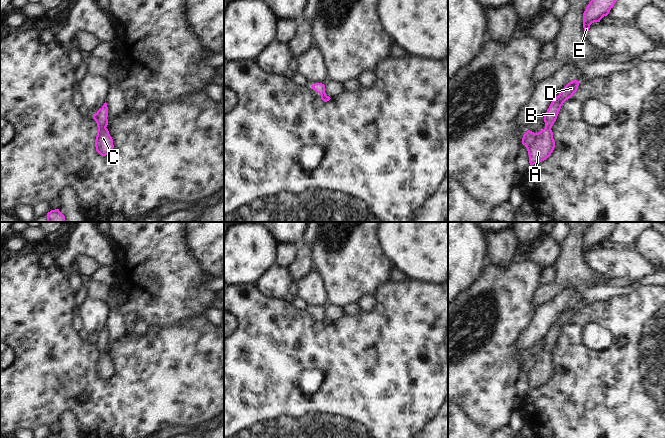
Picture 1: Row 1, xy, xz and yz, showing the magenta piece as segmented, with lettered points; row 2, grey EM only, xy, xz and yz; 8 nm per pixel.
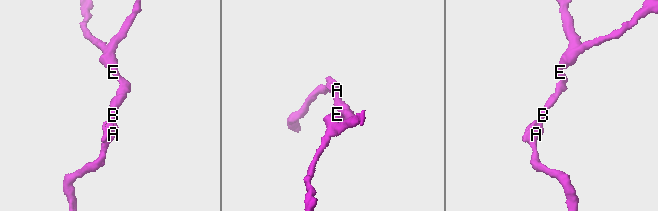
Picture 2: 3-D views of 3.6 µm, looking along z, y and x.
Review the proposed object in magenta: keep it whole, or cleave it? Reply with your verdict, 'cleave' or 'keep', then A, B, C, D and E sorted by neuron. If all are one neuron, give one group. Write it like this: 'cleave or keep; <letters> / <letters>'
keep; A B C D E

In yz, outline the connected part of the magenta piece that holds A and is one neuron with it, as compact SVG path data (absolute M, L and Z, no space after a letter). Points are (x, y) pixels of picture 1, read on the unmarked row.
M576 303L569 306L551 326L547 336L544 339L545 352L538 357L528 354L522 362L522 368L526 370L530 389L538 388L546 384L555 372L553 356L551 354L557 343L563 327L571 322L577 315L579 305Z

